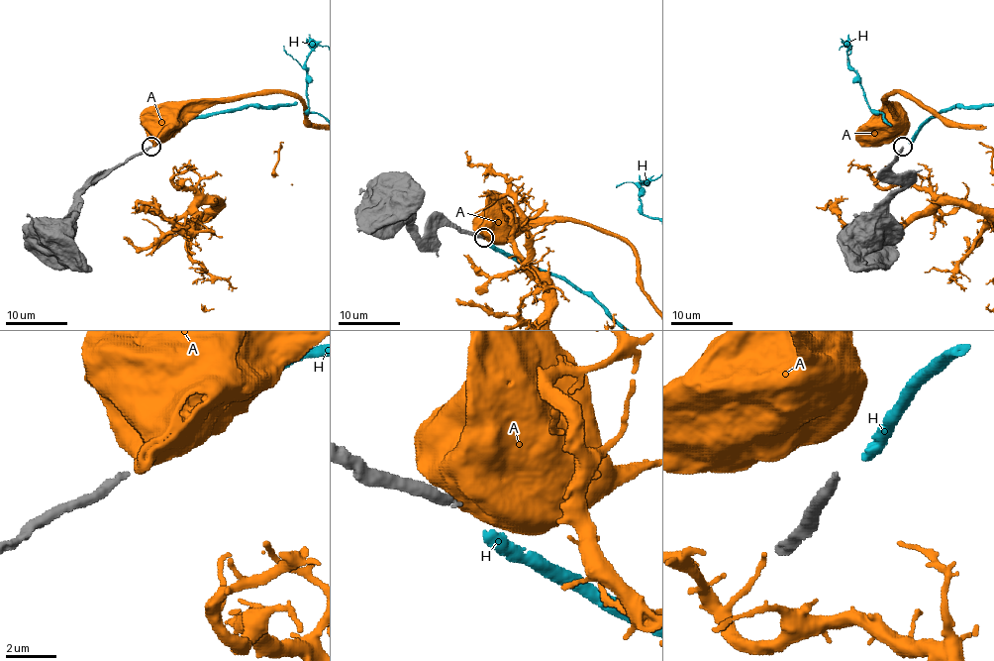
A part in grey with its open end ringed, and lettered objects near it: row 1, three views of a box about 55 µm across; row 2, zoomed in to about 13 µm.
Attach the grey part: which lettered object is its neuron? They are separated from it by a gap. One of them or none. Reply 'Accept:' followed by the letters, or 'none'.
Accept: H

